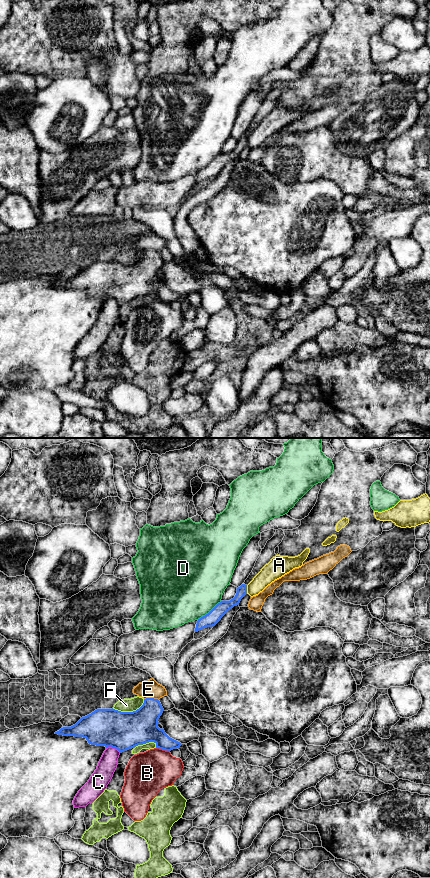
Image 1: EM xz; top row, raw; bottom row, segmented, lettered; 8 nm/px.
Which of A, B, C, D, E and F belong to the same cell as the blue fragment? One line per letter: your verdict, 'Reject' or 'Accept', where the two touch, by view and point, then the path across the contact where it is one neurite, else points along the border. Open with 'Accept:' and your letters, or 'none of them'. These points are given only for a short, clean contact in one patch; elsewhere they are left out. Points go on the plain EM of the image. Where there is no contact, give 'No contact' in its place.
Accept: none of them
A: Reject. Touches blue at xz (246, 141). Boundary: xz (246, 137), (247, 145)
B: Reject. Touches blue at xz (163, 301). Boundary: xz (156, 299), (169, 304)
C: Reject. Touches blue at xz (113, 299)
D: Reject. Touches blue at xz (210, 163)
E: Reject. Touches blue at xz (151, 250)
F: Reject. Touches blue at xz (129, 264)

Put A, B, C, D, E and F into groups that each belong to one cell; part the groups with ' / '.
A / B / C / D / E / F

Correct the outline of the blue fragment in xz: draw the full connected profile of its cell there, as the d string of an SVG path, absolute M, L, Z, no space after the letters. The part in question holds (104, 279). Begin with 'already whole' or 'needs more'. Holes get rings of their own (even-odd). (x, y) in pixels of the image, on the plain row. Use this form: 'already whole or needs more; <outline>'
already whole; M146 250L136 263L97 261L75 277L63 279L55 286L83 289L91 297L112 299L120 305L149 294L154 294L156 300L170 304L179 301L182 296L158 279L163 263L158 251Z

